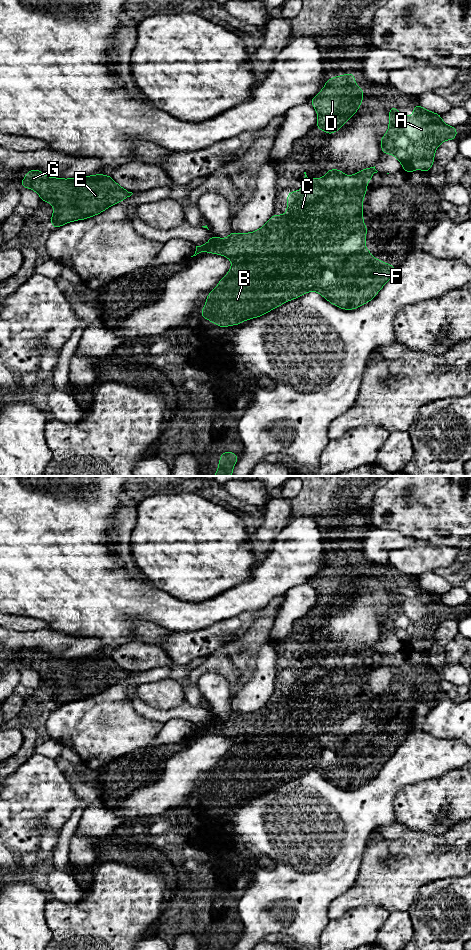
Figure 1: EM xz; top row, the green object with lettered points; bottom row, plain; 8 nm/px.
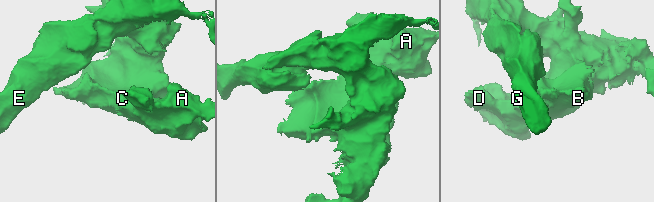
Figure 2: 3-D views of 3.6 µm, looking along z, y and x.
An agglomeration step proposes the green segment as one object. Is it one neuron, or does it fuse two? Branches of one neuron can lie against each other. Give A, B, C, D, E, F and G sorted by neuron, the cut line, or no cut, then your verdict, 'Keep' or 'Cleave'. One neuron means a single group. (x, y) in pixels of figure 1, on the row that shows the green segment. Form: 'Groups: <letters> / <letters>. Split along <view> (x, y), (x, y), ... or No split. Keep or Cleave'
Groups: A B C D E F G. No split. Keep

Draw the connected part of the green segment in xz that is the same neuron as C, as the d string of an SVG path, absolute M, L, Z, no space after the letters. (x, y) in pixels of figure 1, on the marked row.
M374 166L346 176L339 169L329 169L320 179L310 179L304 172L303 188L287 194L286 215L272 215L262 228L252 233L239 234L232 231L225 239L211 234L207 244L196 246L193 256L210 252L230 258L232 262L230 271L207 295L201 317L221 328L238 325L310 291L319 292L330 303L345 310L361 307L374 299L397 269L396 266L373 258L365 248L367 225L363 224L363 196L367 194L366 184L370 183L372 174L377 172Z

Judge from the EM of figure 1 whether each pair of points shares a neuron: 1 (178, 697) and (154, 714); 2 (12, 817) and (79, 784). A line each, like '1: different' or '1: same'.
1: different
2: different

